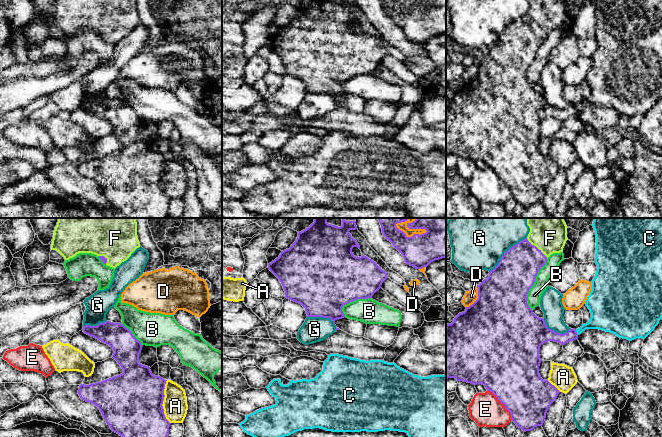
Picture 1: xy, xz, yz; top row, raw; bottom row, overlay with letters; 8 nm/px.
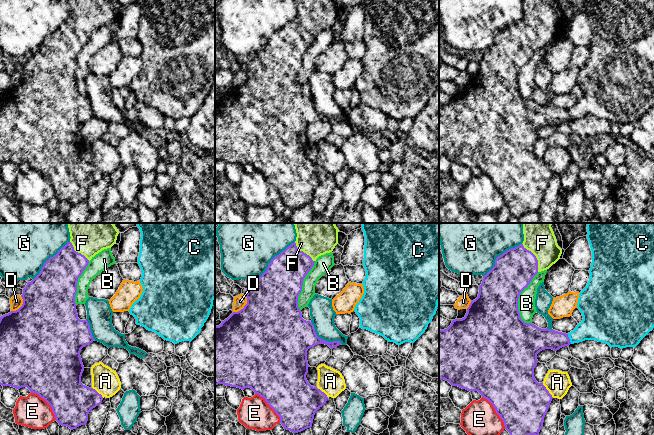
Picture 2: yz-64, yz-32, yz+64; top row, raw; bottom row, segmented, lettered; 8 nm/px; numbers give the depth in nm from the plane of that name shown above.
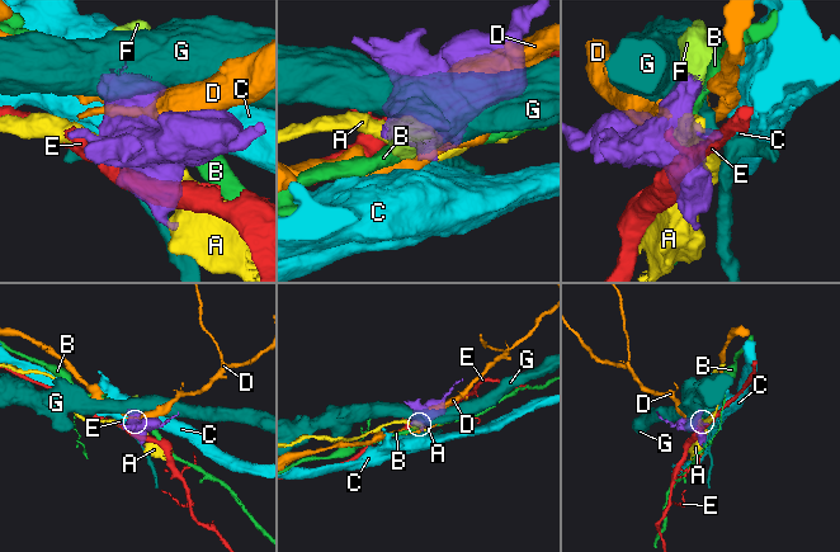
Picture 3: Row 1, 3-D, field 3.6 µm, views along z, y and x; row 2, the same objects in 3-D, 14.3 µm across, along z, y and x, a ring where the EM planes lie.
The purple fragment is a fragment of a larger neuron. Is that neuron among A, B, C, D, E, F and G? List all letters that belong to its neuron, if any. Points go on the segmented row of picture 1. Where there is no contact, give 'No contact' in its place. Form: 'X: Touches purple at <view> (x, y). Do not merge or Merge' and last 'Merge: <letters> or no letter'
A: Touches purple at xy (162, 402). Do not merge
B: Touches purple at yz (533, 284). Do not merge
C: Touches purple at yz (576, 332). Merge
D: Touches purple at yz (478, 298). Do not merge
E: Touches purple at yz (502, 403). Do not merge
F: Touches purple at yz (536, 247). Merge
G: Touches purple at yz (505, 252). Do not merge
Merge: C, F

